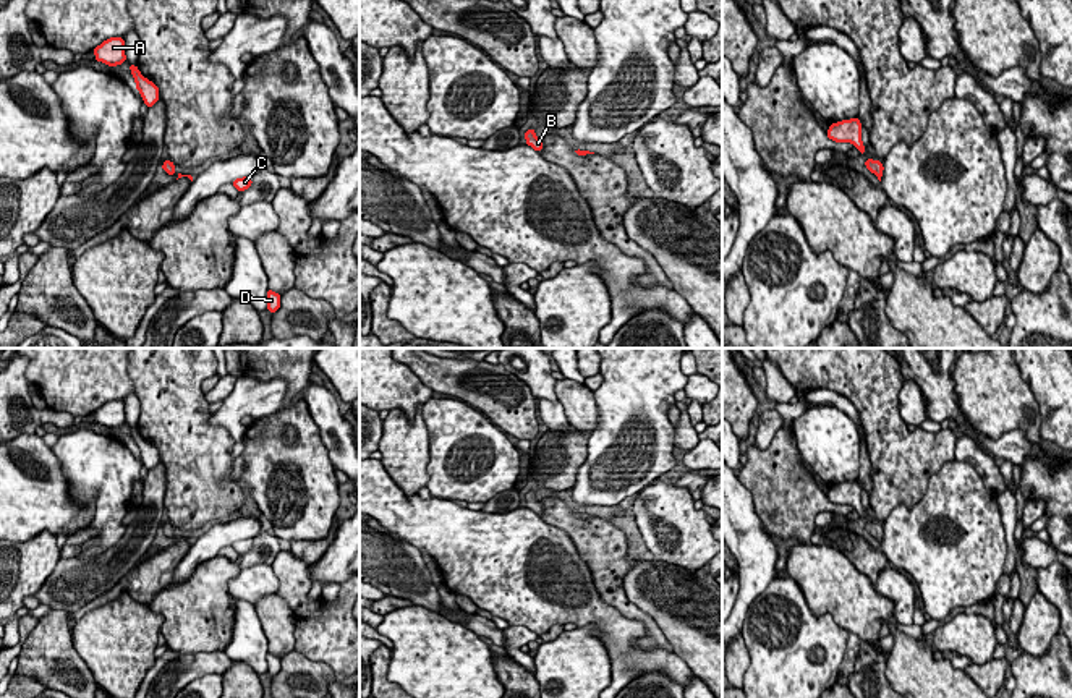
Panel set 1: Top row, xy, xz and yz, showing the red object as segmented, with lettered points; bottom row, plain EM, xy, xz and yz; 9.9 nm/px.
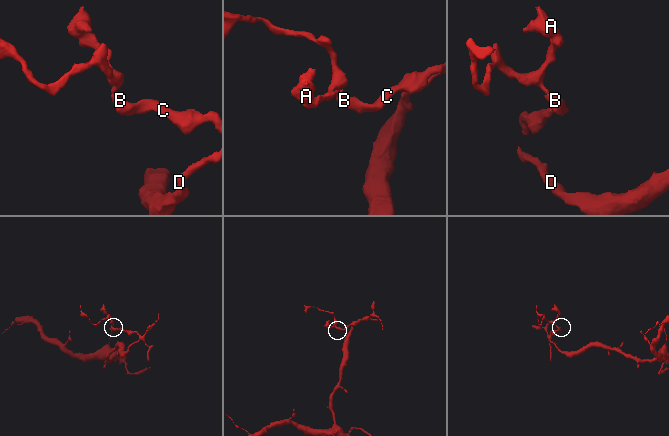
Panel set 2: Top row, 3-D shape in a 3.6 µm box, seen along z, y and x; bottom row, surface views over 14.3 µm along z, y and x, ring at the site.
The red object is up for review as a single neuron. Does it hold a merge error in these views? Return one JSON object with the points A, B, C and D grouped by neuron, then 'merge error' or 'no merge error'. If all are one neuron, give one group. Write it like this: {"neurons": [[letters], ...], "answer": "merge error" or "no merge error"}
{"neurons": [["A", "B", "C", "D"]], "answer": "no merge error"}

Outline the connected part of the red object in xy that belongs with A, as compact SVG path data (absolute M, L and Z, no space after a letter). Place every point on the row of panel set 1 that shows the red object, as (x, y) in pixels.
M110 37L92 52L97 62L107 63L108 66L121 65L126 60L123 37Z

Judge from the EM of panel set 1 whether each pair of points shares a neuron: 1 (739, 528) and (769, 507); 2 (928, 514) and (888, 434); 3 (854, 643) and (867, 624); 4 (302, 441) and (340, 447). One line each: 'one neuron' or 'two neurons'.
1: two neurons
2: two neurons
3: two neurons
4: two neurons

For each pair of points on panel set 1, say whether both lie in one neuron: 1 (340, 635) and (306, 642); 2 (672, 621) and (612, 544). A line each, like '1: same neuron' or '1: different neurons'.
1: same neuron
2: different neurons

